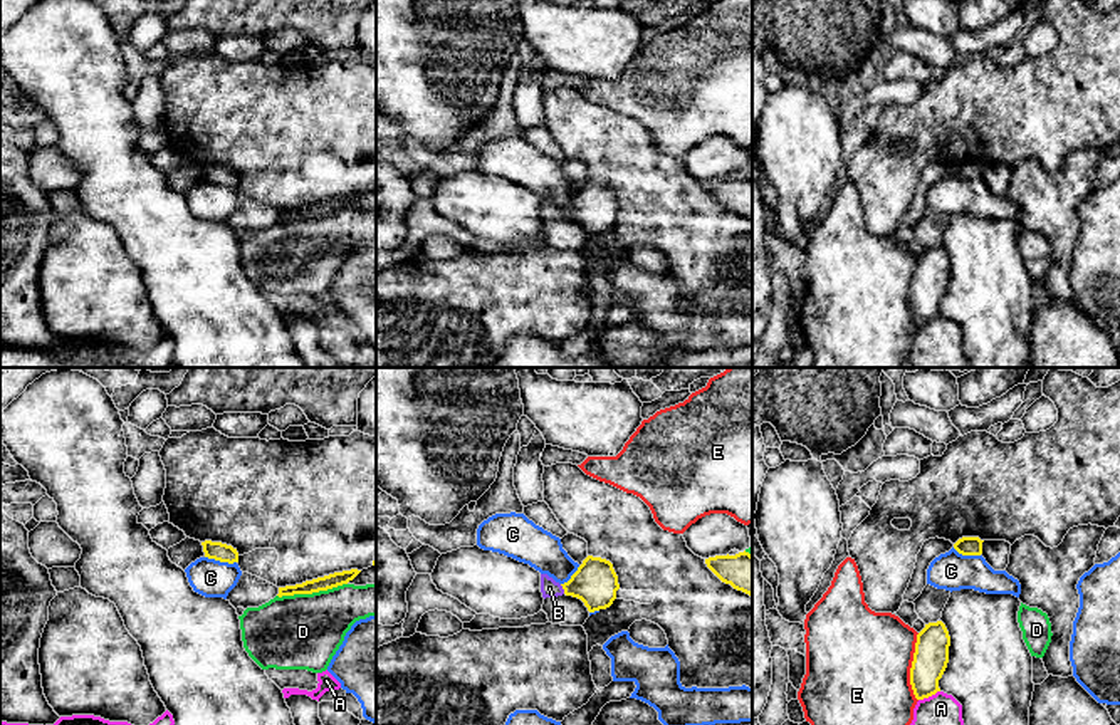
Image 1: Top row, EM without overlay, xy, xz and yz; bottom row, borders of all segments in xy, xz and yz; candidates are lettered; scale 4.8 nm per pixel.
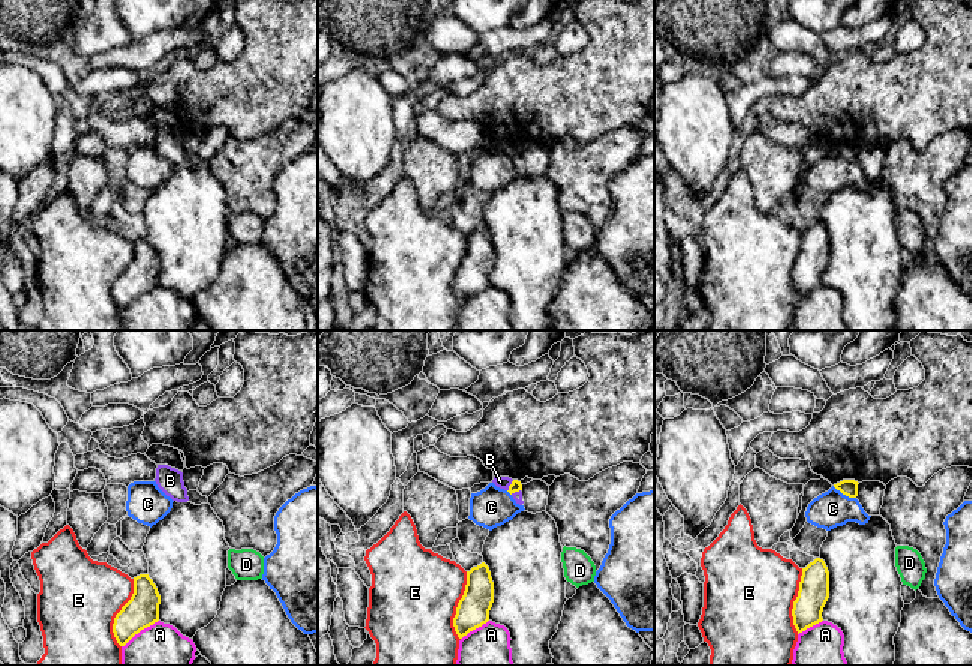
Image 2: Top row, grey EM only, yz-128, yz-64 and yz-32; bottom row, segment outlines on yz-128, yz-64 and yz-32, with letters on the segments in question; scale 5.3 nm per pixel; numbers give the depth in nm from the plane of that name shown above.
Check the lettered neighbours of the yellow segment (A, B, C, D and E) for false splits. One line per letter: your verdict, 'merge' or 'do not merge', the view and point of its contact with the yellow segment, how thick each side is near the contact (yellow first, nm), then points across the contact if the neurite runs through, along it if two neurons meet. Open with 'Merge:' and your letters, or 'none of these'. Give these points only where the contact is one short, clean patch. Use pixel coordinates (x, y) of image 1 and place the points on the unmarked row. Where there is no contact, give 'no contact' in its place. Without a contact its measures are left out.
Merge: none of these
A: do not merge; contact yz (929, 319); calibres 170 and 280 nm
B: do not merge; contact xz (563, 212); calibres 220 and 90 nm; border xz (560, 208), (565, 217)
C: do not merge; contact xy (220, 185); calibres 90 and 180 nm; border xy (205, 180), (215, 185), (235, 187)
D: do not merge; contact xy (311, 217); calibres 70 and 360 nm
E: do not merge; contact yz (912, 291); calibres 170 and 480 nm

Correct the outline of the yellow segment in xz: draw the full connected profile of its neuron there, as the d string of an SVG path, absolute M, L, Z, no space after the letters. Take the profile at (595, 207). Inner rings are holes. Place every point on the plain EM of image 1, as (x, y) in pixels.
M588 180L571 203L561 210L566 220L581 223L589 237L610 232L620 213L613 188L593 180Z

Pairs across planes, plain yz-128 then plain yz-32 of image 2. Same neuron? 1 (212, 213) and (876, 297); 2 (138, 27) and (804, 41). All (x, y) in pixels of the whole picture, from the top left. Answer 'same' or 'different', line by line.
1: same
2: different

